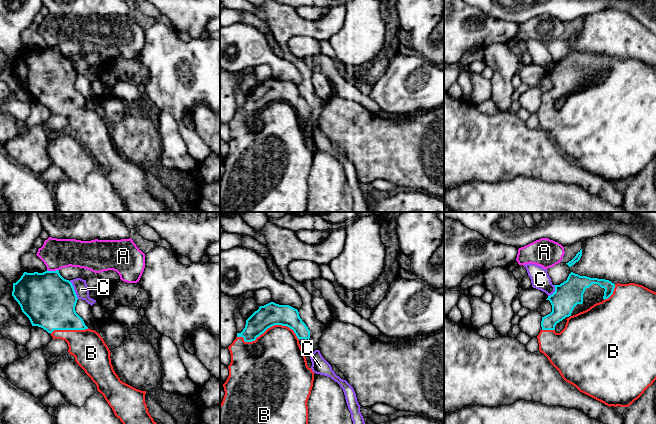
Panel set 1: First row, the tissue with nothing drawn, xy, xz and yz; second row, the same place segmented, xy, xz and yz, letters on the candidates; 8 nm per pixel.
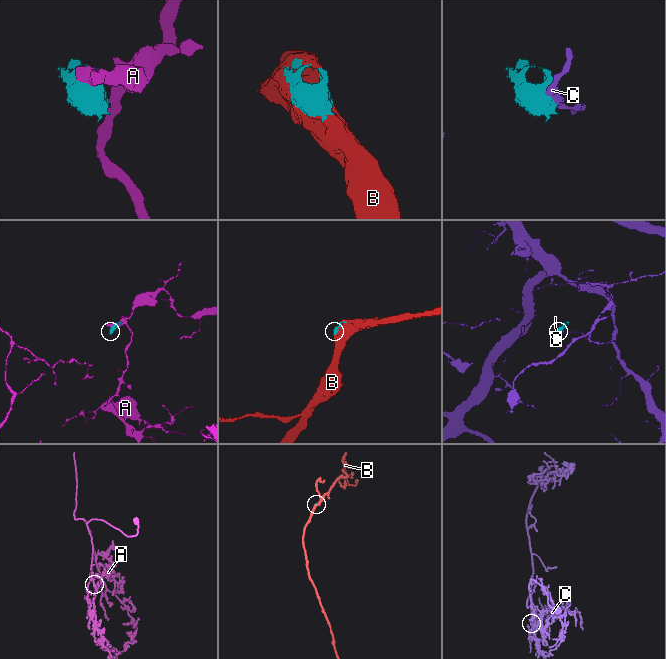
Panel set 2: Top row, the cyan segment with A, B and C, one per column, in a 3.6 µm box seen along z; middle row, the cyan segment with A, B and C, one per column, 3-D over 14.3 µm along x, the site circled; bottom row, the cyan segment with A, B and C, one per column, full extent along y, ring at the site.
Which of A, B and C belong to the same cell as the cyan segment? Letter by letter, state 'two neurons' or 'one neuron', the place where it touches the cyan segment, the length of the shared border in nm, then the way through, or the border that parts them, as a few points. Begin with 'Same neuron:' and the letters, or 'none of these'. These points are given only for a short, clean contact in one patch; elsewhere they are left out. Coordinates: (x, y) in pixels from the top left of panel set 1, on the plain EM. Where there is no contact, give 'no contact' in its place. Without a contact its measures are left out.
Same neuron: B
A: two neurons; contact xy (53, 47); length 100 nm
B: one neuron; contact xz (269, 103); length 500 nm
C: two neurons; contact xy (74, 66); length 160 nm; border xy (69, 57), (78, 74)

